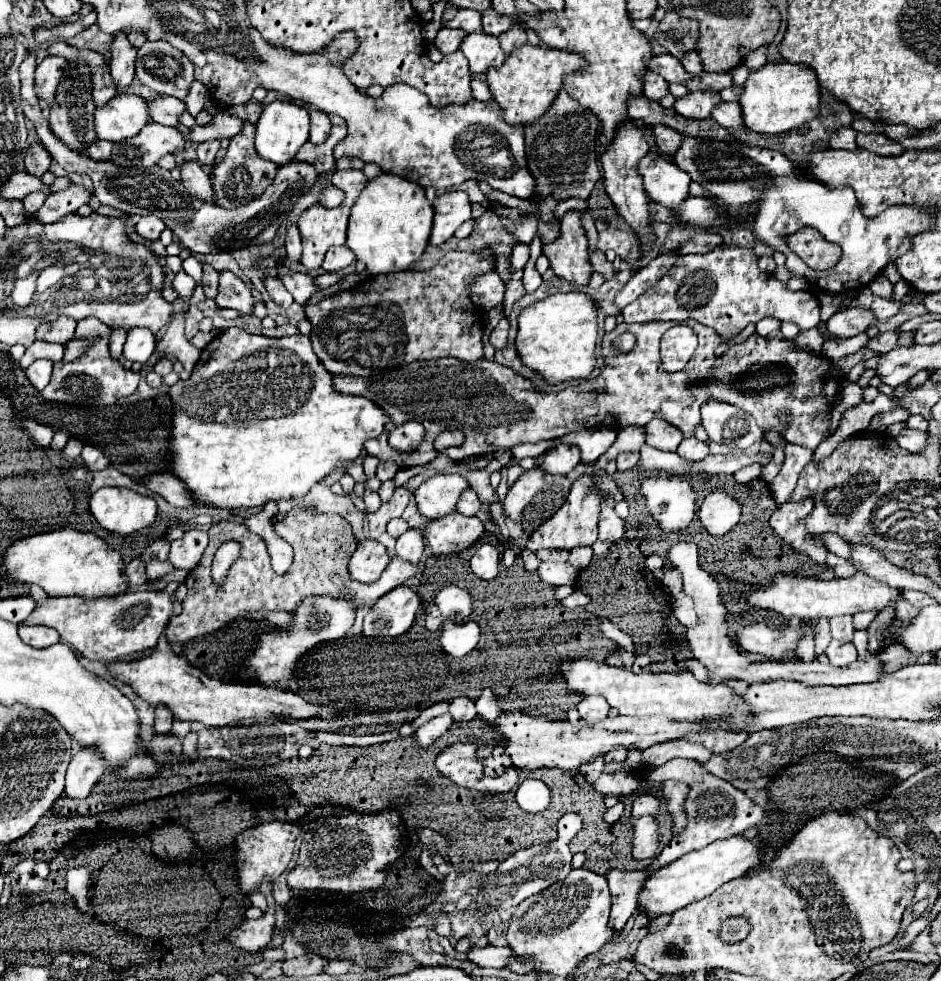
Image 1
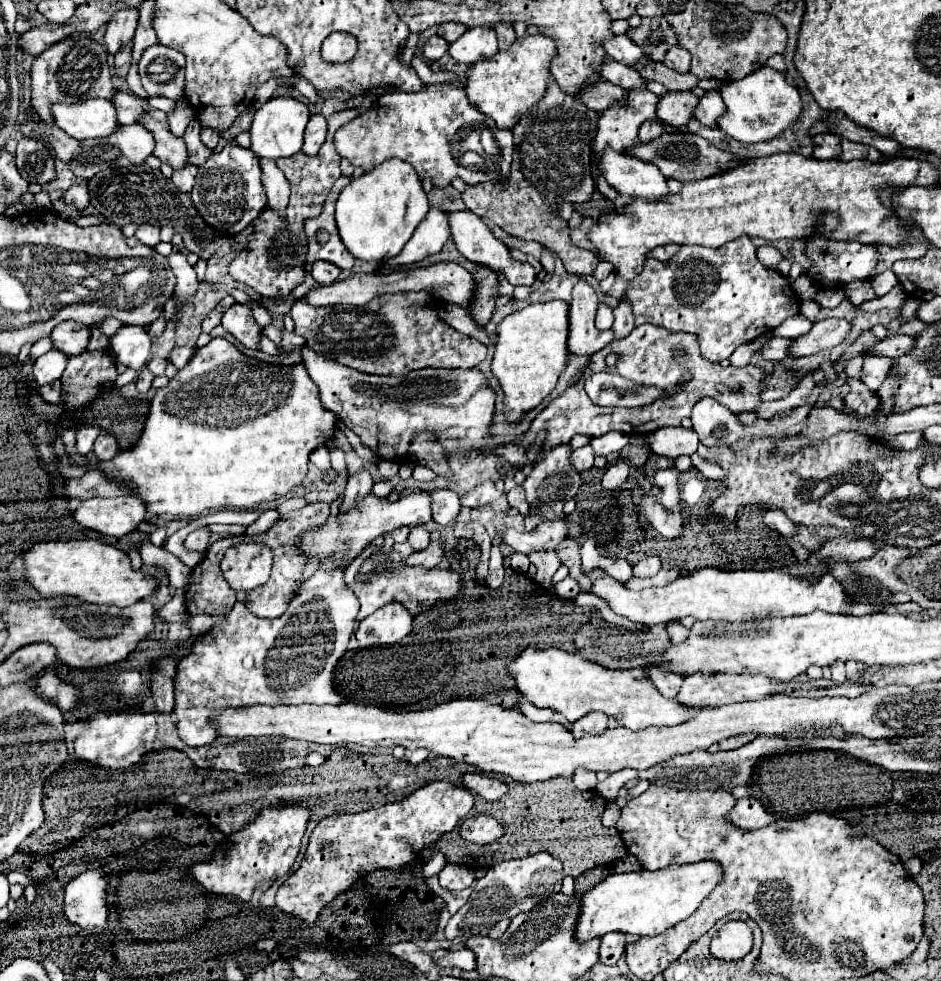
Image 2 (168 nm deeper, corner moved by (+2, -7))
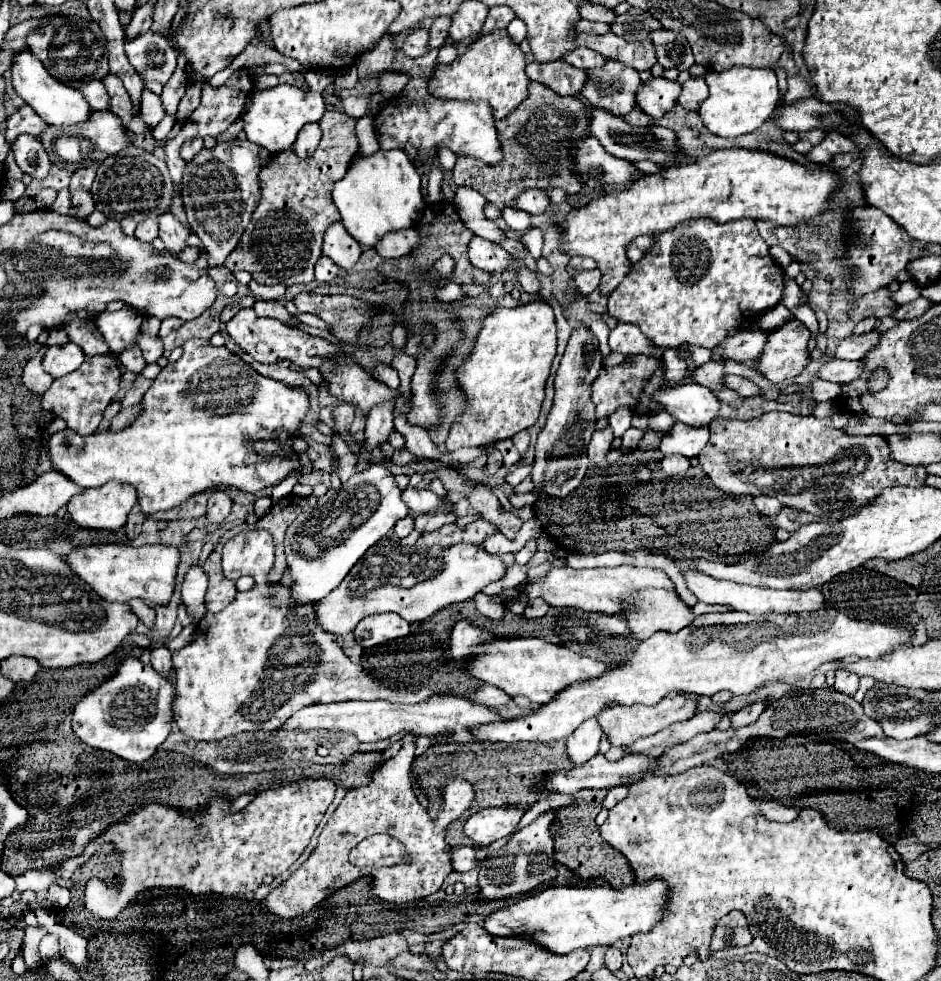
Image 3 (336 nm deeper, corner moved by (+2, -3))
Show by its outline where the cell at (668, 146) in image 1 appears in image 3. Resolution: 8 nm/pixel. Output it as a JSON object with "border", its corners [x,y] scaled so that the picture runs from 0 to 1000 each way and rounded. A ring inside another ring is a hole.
{"border":[[[674,110],[672,114],[667,114],[667,116],[663,118],[663,122],[665,122],[670,128],[689,128],[693,120],[689,120],[687,116],[682,116],[680,110]]]}

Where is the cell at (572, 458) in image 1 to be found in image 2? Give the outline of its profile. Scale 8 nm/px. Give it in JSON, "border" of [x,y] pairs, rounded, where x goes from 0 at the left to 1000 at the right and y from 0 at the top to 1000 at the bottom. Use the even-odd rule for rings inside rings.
{"border":[[[618,455],[618,457],[610,459],[610,461],[606,463],[606,473],[608,473],[614,481],[621,481],[621,479],[629,477],[629,473],[631,473],[631,461],[629,461],[629,457],[627,457],[627,455]]]}

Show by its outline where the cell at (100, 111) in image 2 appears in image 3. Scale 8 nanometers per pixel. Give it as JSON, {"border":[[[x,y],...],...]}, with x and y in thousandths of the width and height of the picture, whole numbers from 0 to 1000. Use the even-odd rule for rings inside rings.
{"border":[[[28,49],[23,53],[19,53],[15,59],[13,59],[13,88],[15,92],[19,94],[19,98],[23,98],[23,102],[38,112],[38,116],[49,124],[49,126],[55,126],[60,130],[70,130],[70,128],[83,128],[85,124],[91,124],[94,122],[94,116],[96,116],[96,108],[94,104],[89,104],[89,98],[66,86],[64,82],[60,82],[57,77],[51,75],[51,71],[45,67],[45,63]]]}

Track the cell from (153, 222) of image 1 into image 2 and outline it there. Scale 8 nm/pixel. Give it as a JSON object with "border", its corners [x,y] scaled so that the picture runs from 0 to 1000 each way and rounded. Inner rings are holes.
{"border":[[[153,228],[153,230],[147,230],[145,234],[145,243],[155,249],[155,251],[166,251],[170,247],[170,232],[168,230],[162,230],[162,228]]]}

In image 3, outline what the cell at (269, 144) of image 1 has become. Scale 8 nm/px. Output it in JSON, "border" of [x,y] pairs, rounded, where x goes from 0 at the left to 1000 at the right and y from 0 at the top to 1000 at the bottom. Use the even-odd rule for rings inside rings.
{"border":[[[328,71],[324,75],[324,81],[329,88],[327,94],[319,92],[317,88],[308,88],[308,86],[298,86],[293,90],[287,92],[270,92],[264,102],[261,108],[257,112],[257,124],[259,124],[259,135],[261,141],[278,151],[283,151],[285,155],[298,155],[304,153],[312,147],[315,137],[319,135],[319,130],[327,124],[340,124],[340,120],[346,114],[346,106],[342,100],[343,93],[346,89],[355,84],[356,76],[342,72]]]}

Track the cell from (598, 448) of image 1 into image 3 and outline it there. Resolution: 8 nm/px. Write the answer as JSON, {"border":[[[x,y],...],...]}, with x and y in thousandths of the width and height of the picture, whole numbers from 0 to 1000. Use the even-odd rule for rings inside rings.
{"border":[[[655,416],[655,420],[650,420],[648,424],[650,426],[646,426],[646,428],[648,428],[648,436],[652,438],[652,444],[661,444],[670,436],[672,420],[667,420],[665,416]]]}

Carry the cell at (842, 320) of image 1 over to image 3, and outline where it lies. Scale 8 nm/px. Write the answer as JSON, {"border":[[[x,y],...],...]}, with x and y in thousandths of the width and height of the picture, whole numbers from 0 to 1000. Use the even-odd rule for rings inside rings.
{"border":[[[846,324],[837,326],[823,338],[816,338],[814,353],[803,365],[803,377],[818,389],[829,391],[852,381],[863,367],[859,361],[861,336]]]}

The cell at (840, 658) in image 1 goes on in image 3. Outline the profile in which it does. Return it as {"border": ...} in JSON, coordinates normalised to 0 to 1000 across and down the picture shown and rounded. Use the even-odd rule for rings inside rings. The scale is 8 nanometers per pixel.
{"border":[[[888,683],[888,697],[886,697],[886,703],[888,705],[895,705],[895,707],[901,707],[901,709],[908,709],[910,703],[912,703],[912,695],[914,691],[910,687],[903,687],[899,683]]]}

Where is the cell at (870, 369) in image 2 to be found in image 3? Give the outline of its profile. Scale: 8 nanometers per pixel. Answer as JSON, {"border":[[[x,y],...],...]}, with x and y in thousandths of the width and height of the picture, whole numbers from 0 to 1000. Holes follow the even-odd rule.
{"border":[[[882,365],[878,367],[871,377],[867,379],[867,383],[871,387],[880,387],[880,389],[893,389],[893,391],[901,391],[908,385],[912,385],[916,377],[914,369],[903,369],[903,367],[891,367],[891,365]]]}

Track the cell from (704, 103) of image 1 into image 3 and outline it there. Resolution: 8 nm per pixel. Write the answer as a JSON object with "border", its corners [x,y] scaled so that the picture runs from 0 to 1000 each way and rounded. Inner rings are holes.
{"border":[[[693,77],[689,84],[682,84],[676,94],[676,108],[691,120],[704,120],[723,98],[723,86],[708,82],[704,77]]]}

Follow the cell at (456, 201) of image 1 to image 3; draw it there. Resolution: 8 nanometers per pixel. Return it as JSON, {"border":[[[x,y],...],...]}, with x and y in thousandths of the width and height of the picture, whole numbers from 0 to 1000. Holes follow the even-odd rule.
{"border":[[[436,232],[414,236],[400,249],[400,257],[406,263],[425,263],[425,261],[431,261],[438,253],[442,253],[444,245],[446,245],[446,239],[442,239],[442,234],[436,234]]]}

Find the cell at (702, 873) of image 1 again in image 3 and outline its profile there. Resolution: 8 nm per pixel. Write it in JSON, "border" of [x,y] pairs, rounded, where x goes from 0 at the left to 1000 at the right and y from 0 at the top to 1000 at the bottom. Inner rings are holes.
{"border":[[[693,897],[687,901],[670,903],[633,903],[633,905],[606,905],[584,903],[563,915],[555,915],[544,924],[531,926],[514,938],[514,946],[531,956],[561,956],[587,972],[604,972],[614,966],[635,962],[652,962],[676,950],[689,950],[704,936],[708,924],[710,901]]]}

